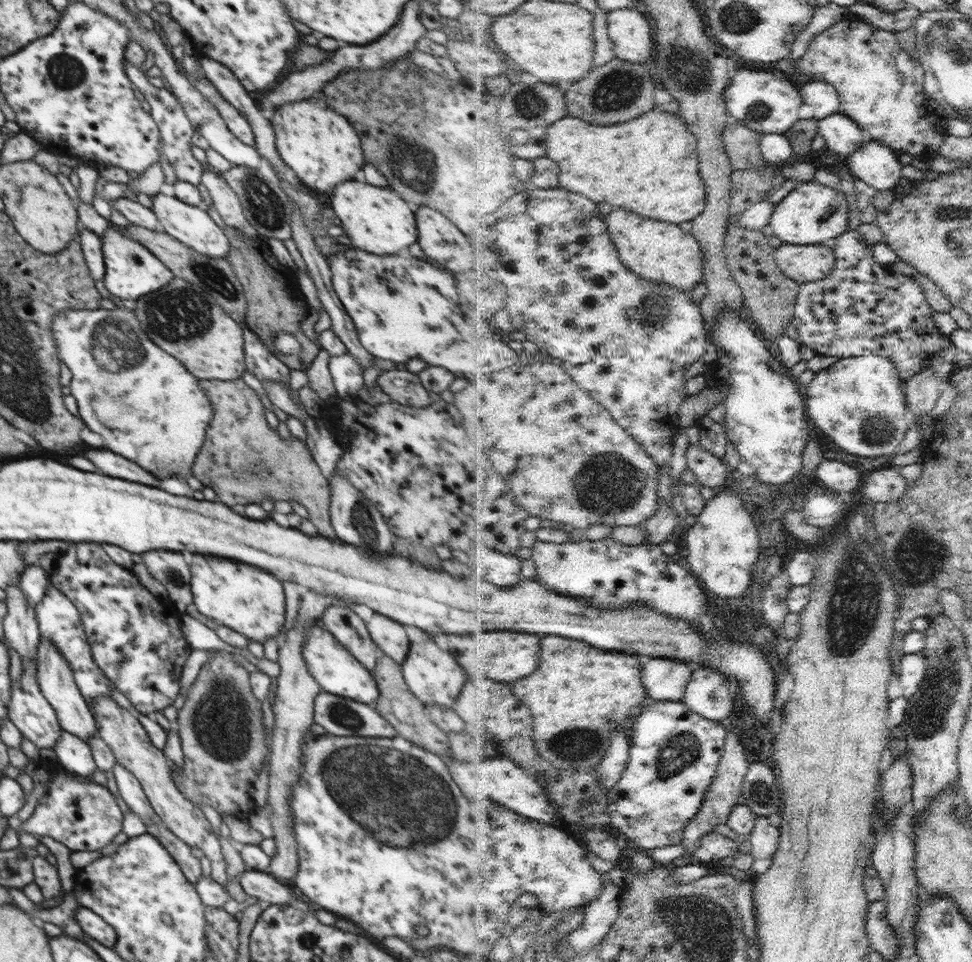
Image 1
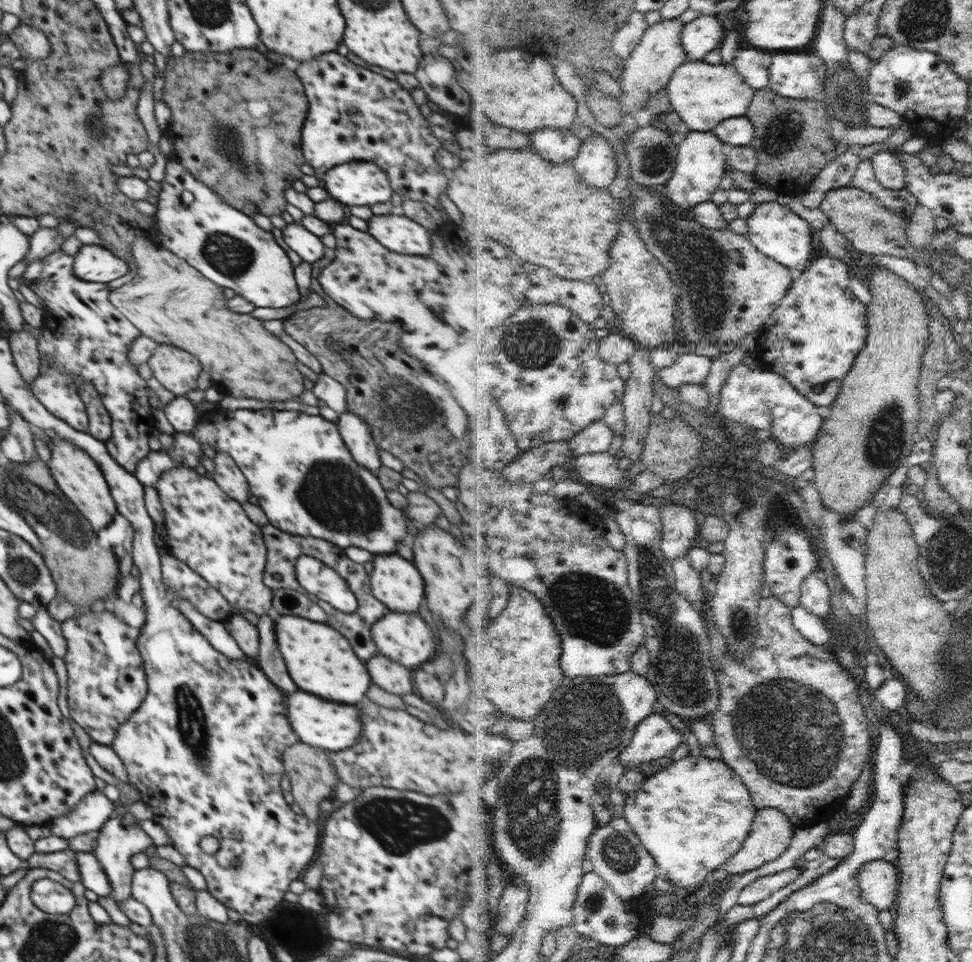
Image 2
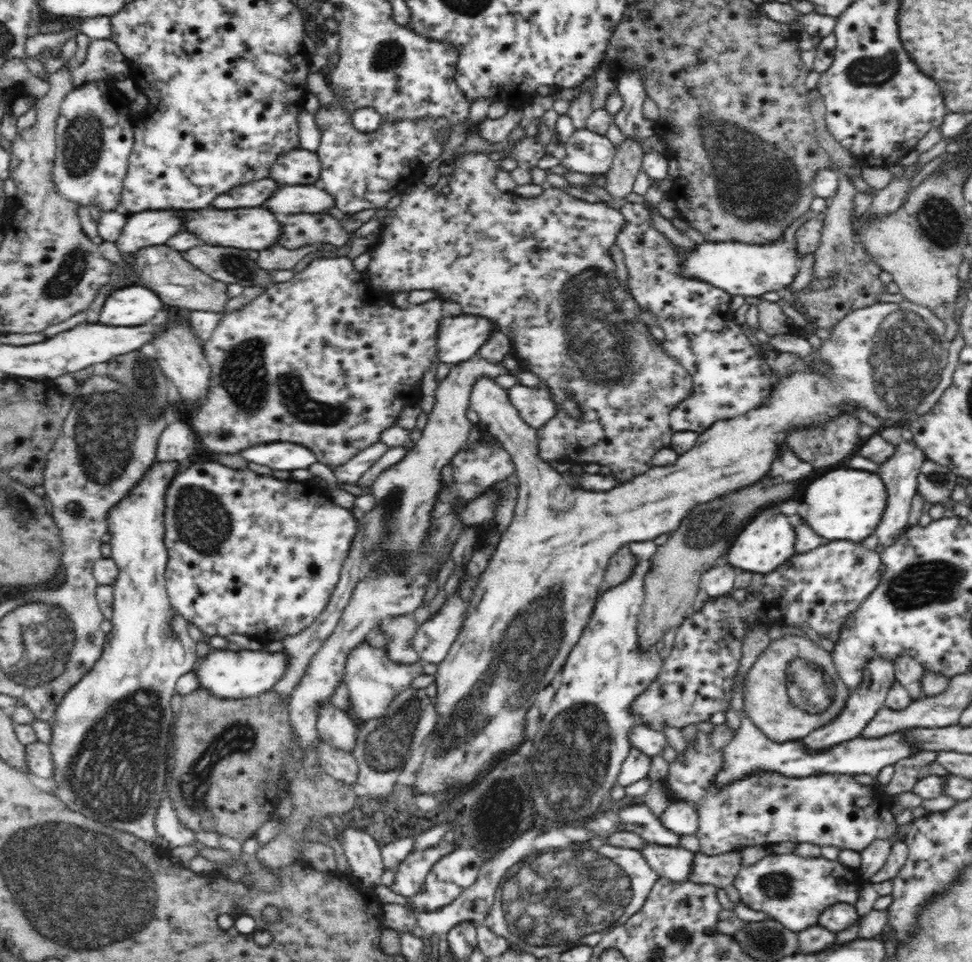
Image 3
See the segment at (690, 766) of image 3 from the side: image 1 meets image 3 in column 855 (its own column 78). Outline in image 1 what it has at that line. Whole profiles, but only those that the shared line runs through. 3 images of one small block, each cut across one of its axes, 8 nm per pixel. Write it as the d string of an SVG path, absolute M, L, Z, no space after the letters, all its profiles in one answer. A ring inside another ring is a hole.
M60 766L52 767L48 793L44 794L44 796L38 800L38 804L36 804L34 813L30 818L22 822L22 829L32 836L37 834L53 838L60 842L60 844L64 844L64 846L71 851L98 851L112 842L114 837L122 832L122 811L120 811L120 807L118 807L114 795L112 795L110 790L105 786L90 781L82 782L80 780L75 780L74 777L68 775L66 771L68 770L64 770L64 768Z

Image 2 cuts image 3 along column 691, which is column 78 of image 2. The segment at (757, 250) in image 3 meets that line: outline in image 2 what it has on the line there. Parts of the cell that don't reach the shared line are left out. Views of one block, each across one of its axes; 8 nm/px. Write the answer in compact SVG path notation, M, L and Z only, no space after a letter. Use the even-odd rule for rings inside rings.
M83 245L74 256L74 274L89 283L106 284L129 272L126 260L98 245Z

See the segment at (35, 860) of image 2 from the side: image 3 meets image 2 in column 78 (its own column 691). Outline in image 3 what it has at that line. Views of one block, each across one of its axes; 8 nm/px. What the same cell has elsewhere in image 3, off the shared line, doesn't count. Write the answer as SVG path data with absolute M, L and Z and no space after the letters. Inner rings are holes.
M739 851L716 854L716 856L694 852L694 864L688 880L696 884L711 884L718 889L723 889L733 884L742 867L742 855Z

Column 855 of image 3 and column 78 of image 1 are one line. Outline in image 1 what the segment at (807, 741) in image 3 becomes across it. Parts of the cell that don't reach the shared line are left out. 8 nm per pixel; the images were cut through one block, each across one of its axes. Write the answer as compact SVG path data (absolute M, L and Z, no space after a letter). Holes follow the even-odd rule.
M40 636L40 642L38 643L37 682L41 694L54 708L56 716L60 720L62 731L78 736L80 740L88 743L88 740L90 740L88 736L97 734L97 722L94 720L94 714L92 714L88 703L84 701L80 690L74 683L74 672L70 668L70 662L44 636Z

